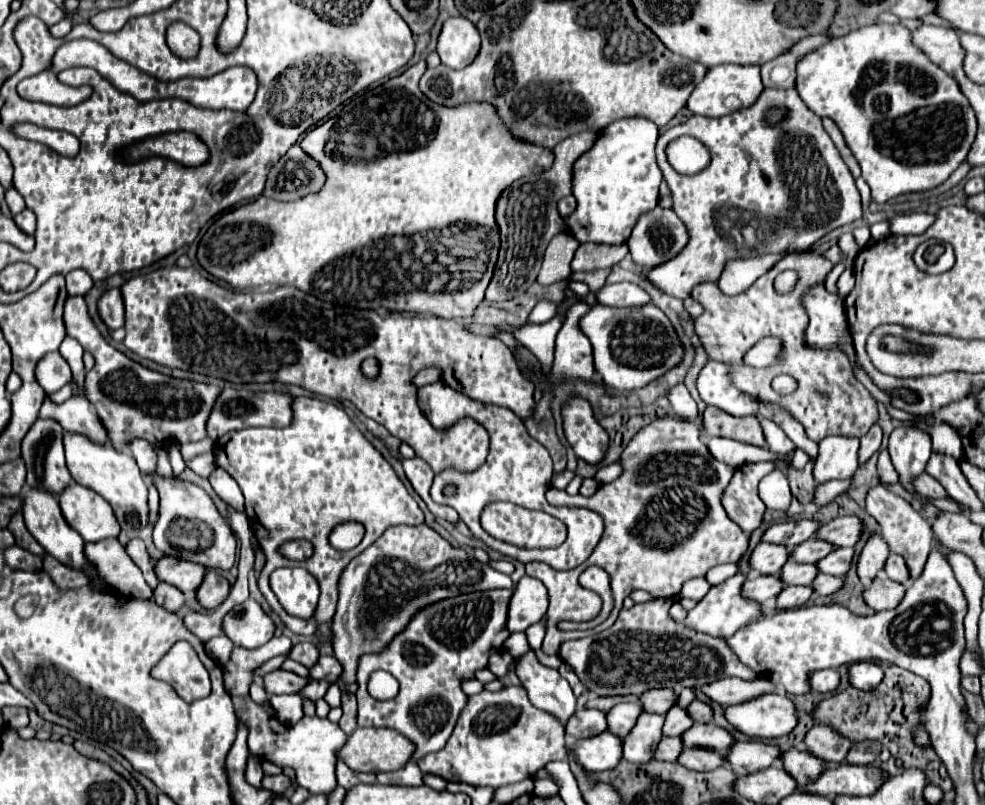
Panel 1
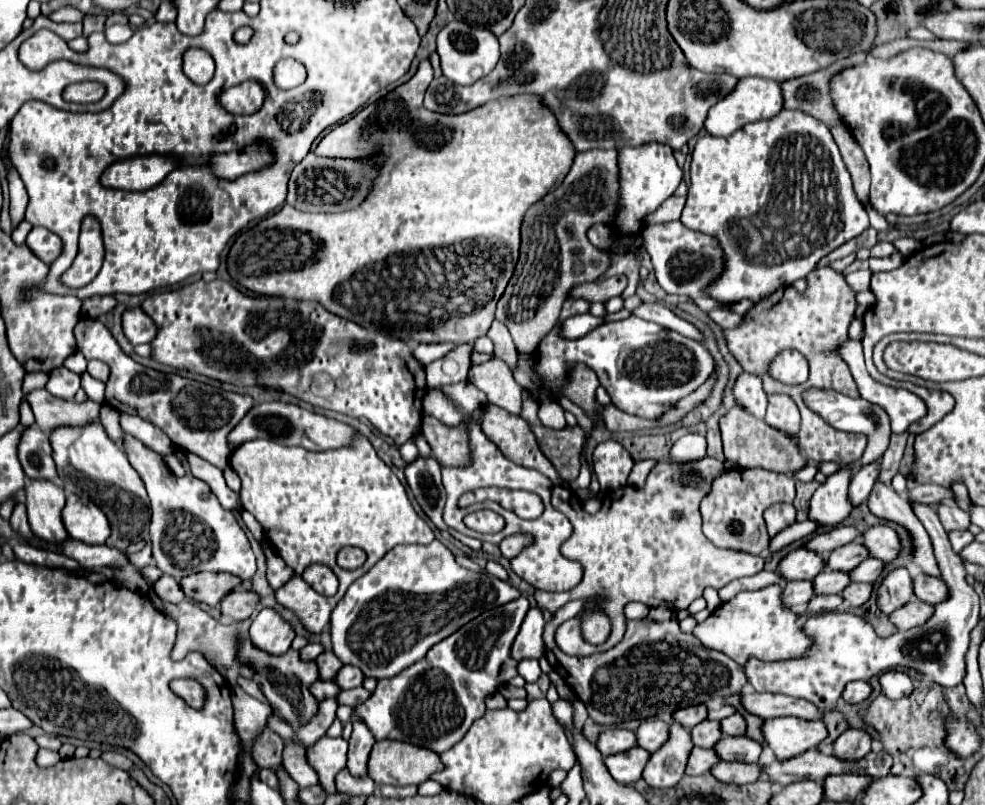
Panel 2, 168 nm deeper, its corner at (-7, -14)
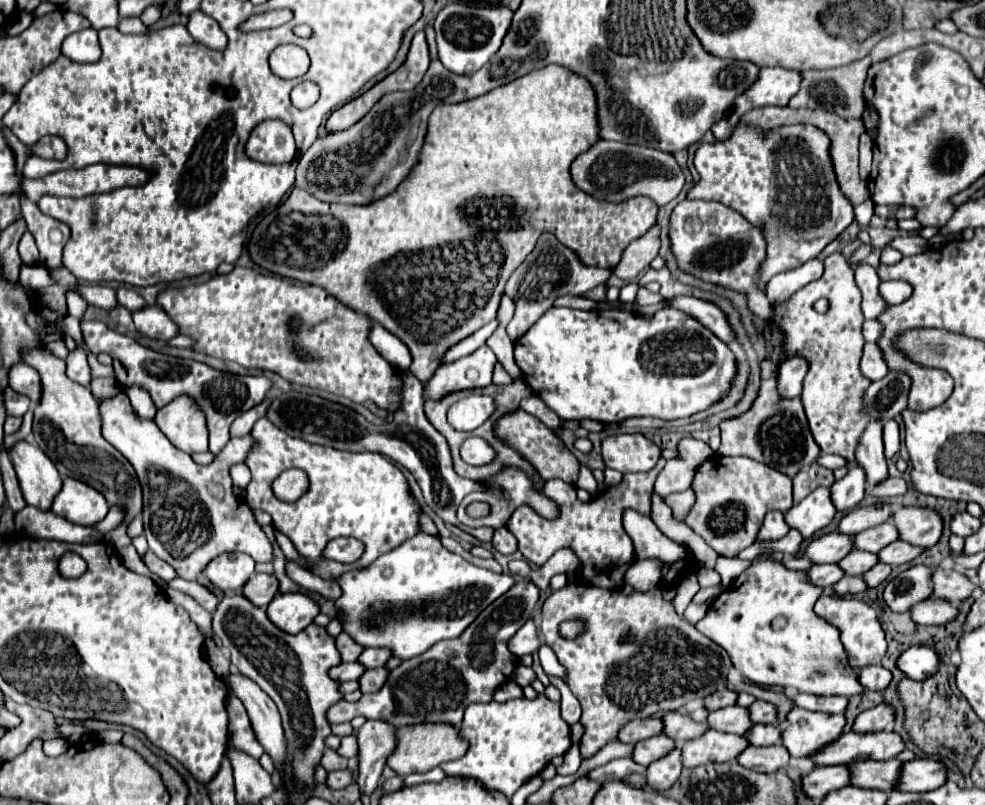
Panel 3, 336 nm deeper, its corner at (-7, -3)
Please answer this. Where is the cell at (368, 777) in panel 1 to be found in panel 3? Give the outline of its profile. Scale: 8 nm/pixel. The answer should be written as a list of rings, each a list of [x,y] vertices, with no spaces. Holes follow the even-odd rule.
[[[325,750],[325,754],[323,754],[323,758],[321,758],[321,764],[323,764],[323,768],[327,770],[327,772],[331,772],[331,770],[345,770],[347,768],[347,758],[341,758],[335,750]]]

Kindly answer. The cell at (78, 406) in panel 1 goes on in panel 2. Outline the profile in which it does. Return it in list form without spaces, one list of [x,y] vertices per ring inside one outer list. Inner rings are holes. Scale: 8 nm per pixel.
[[[35,389],[25,395],[27,403],[33,409],[35,423],[41,431],[49,433],[61,425],[85,425],[99,417],[99,403],[87,399],[85,403],[61,401],[45,389]]]

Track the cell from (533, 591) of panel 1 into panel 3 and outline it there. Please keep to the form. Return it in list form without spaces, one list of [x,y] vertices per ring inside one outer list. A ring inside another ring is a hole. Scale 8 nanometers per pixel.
[[[529,618],[521,630],[517,630],[517,634],[509,640],[509,650],[519,658],[523,654],[535,654],[541,646],[541,638],[537,634],[537,626],[533,622],[533,618]]]

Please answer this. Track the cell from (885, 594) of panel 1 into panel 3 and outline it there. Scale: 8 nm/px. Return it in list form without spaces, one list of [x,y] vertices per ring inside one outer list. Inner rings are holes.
[[[929,596],[921,602],[917,602],[911,610],[911,620],[917,624],[947,624],[949,620],[953,620],[957,616],[957,608],[951,606],[947,600],[937,598],[937,596]]]

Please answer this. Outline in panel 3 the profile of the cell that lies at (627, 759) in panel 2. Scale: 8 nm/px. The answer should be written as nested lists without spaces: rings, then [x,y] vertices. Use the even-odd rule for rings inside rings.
[[[651,736],[649,740],[639,740],[635,744],[631,758],[641,766],[649,766],[653,760],[665,756],[665,752],[669,752],[673,746],[675,742],[669,740],[667,736]]]

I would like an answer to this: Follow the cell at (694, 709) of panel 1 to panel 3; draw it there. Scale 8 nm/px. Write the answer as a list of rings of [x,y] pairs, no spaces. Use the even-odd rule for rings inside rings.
[[[755,700],[751,706],[749,706],[749,718],[751,722],[765,722],[765,724],[771,724],[775,722],[775,708],[767,702],[761,702],[761,700]]]

